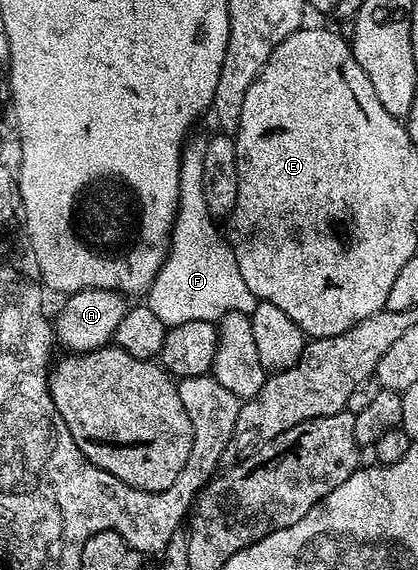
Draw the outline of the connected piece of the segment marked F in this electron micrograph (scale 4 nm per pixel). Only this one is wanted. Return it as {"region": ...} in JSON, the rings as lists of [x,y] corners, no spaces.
{"region":[[[195,135],[180,150],[180,196],[176,205],[176,220],[172,222],[168,255],[146,292],[146,306],[168,329],[186,321],[215,324],[231,311],[251,316],[258,302],[256,295],[250,293],[242,272],[238,270],[232,246],[228,244],[221,228],[220,231],[216,228],[217,220],[206,209],[202,164],[206,158],[208,139]]]}

